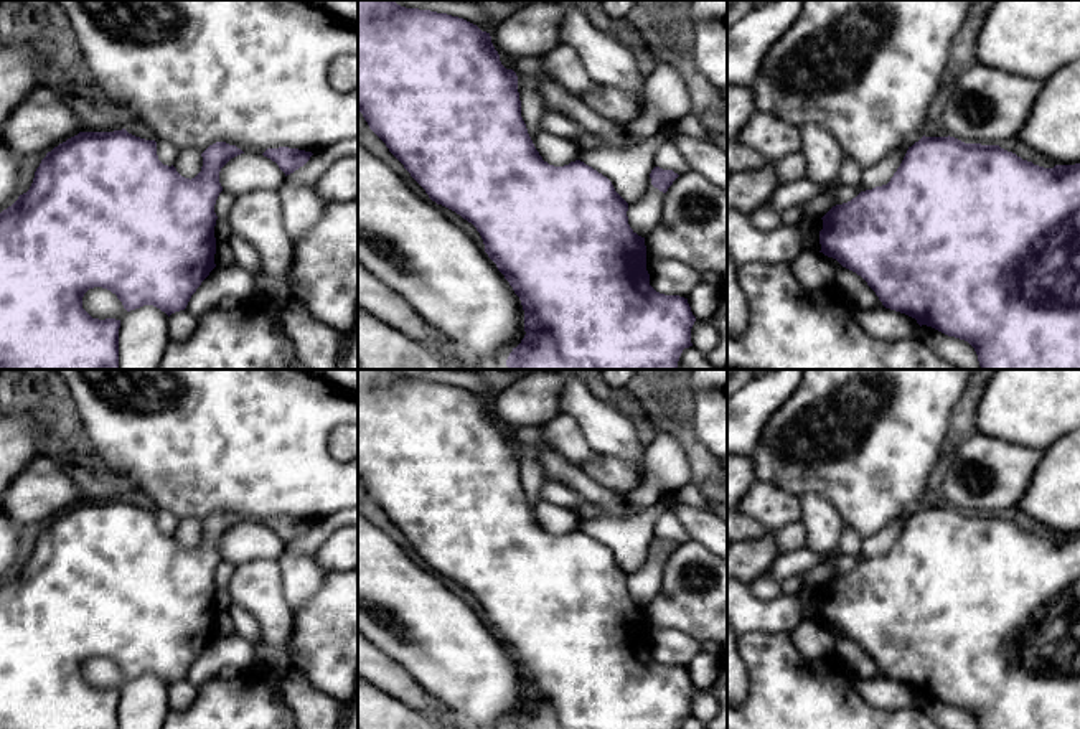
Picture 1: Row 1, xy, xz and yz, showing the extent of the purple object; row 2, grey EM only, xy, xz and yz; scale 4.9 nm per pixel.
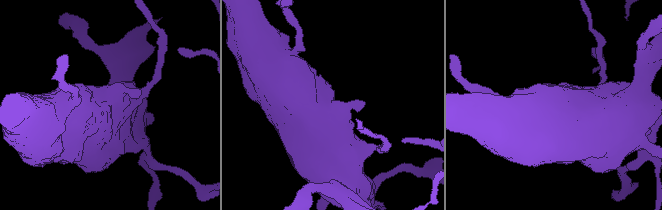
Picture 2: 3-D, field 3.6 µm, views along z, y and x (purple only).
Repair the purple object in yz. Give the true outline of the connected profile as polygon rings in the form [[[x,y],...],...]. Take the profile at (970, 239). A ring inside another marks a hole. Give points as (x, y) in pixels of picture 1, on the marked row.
[[[922,137],[912,147],[909,147],[900,167],[887,185],[876,186],[872,190],[861,191],[848,203],[833,206],[823,218],[823,229],[819,231],[819,244],[824,256],[836,259],[843,267],[861,275],[867,285],[876,292],[885,308],[905,313],[917,320],[917,323],[932,327],[948,336],[955,336],[968,341],[976,355],[981,369],[1080,369],[1080,163],[1075,165],[1055,165],[1054,168],[1044,168],[1032,162],[1022,160],[1012,152],[1001,148],[999,145],[965,143],[955,137]]]

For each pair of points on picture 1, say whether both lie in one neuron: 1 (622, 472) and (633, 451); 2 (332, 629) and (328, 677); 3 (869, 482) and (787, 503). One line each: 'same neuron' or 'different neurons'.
1: different neurons
2: same neuron
3: different neurons

